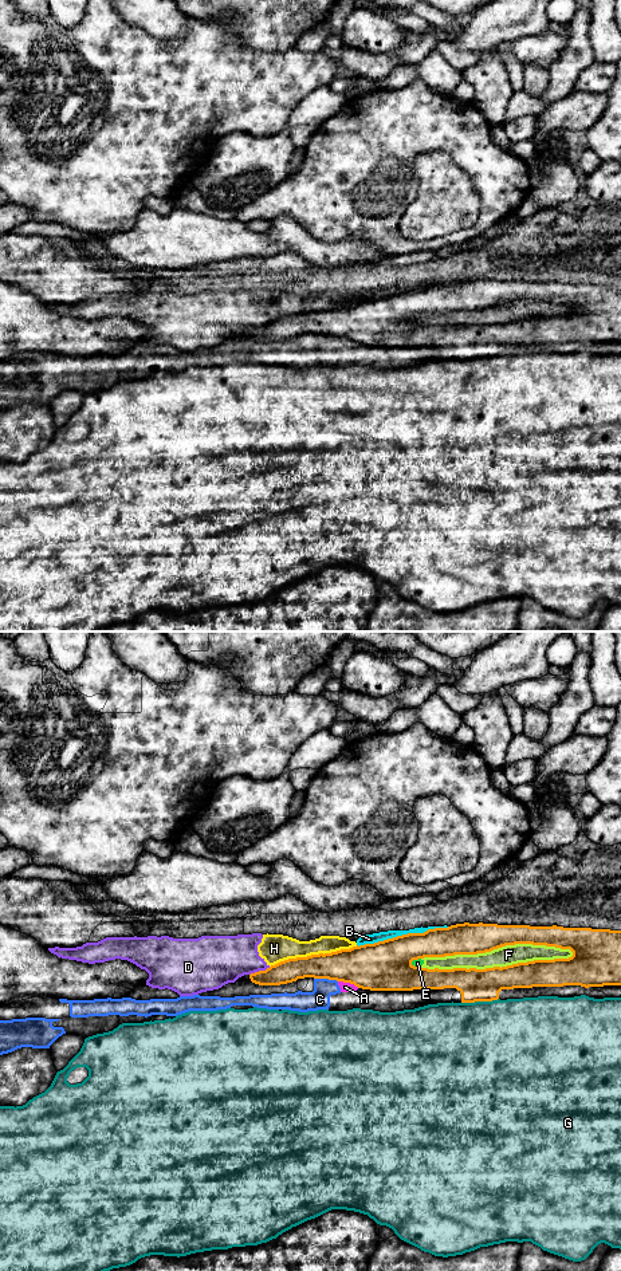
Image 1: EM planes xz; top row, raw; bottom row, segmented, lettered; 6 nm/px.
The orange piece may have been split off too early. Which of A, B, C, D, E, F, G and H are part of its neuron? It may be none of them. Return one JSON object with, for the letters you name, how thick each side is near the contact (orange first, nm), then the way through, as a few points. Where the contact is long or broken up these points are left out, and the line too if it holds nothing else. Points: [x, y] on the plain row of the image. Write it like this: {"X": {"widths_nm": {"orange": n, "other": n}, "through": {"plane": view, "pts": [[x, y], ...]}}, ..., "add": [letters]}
{"add": []}

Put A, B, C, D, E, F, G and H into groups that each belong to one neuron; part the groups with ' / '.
A C / B D E F H / G

